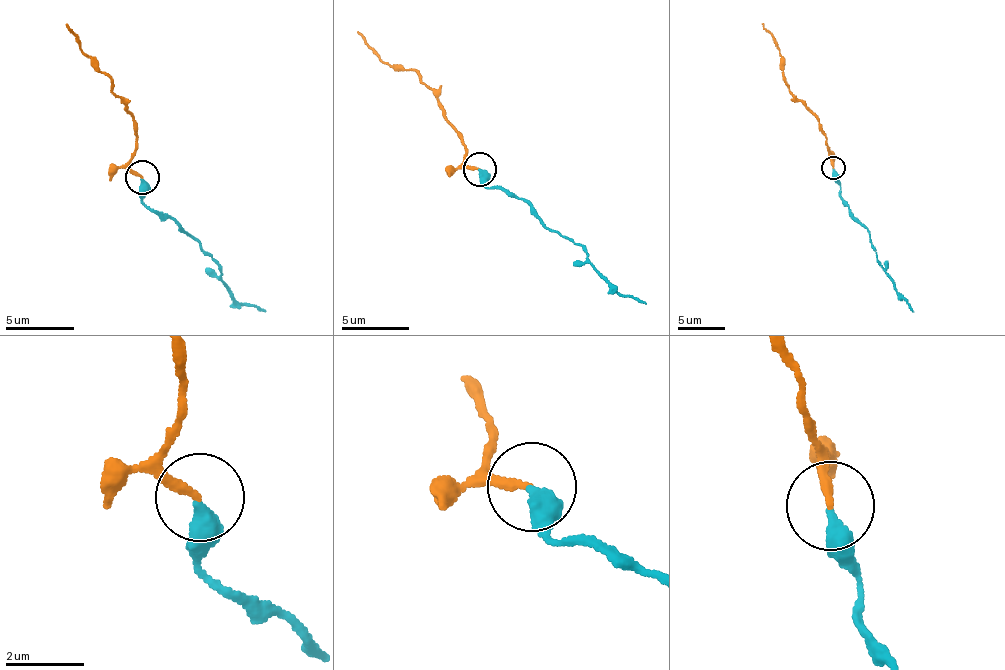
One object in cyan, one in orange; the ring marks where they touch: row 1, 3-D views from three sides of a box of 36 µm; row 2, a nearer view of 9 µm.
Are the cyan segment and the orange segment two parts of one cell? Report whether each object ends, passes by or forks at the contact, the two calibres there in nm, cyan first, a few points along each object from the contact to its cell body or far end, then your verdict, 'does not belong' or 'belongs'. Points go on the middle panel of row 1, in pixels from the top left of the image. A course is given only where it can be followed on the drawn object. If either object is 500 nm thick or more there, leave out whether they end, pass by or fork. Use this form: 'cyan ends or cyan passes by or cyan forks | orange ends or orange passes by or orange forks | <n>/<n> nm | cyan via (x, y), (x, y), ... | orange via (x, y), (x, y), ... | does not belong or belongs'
cyan ends | orange ends | 420/240 nm | cyan via (479, 169), (487, 186), (509, 190), (553, 232), (581, 247), (623, 297), (633, 296), (645, 305) | orange via (479, 168), (463, 164), (465, 148), (457, 127), (414, 71), (383, 63), (357, 30) | belongs

